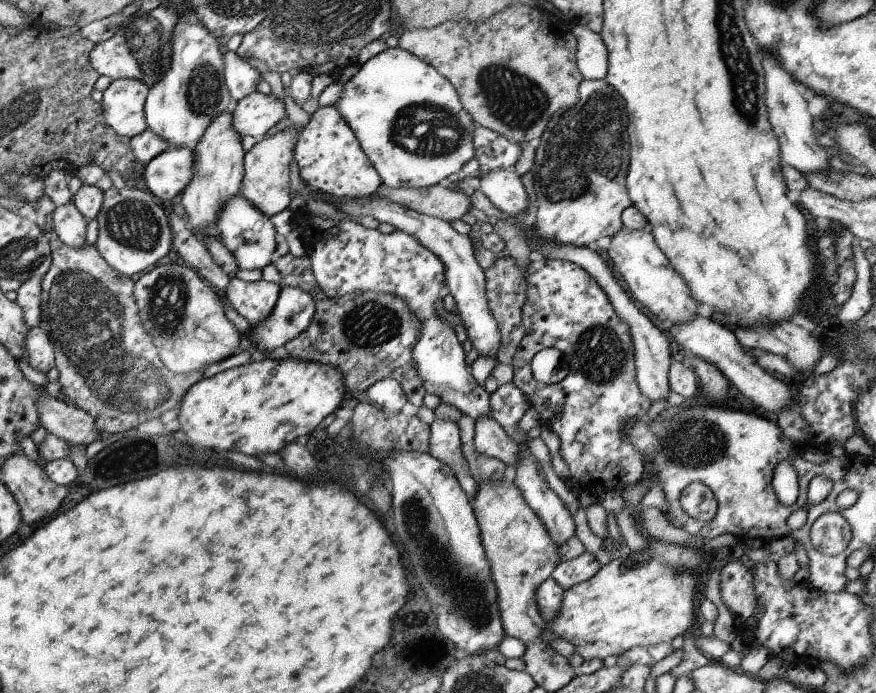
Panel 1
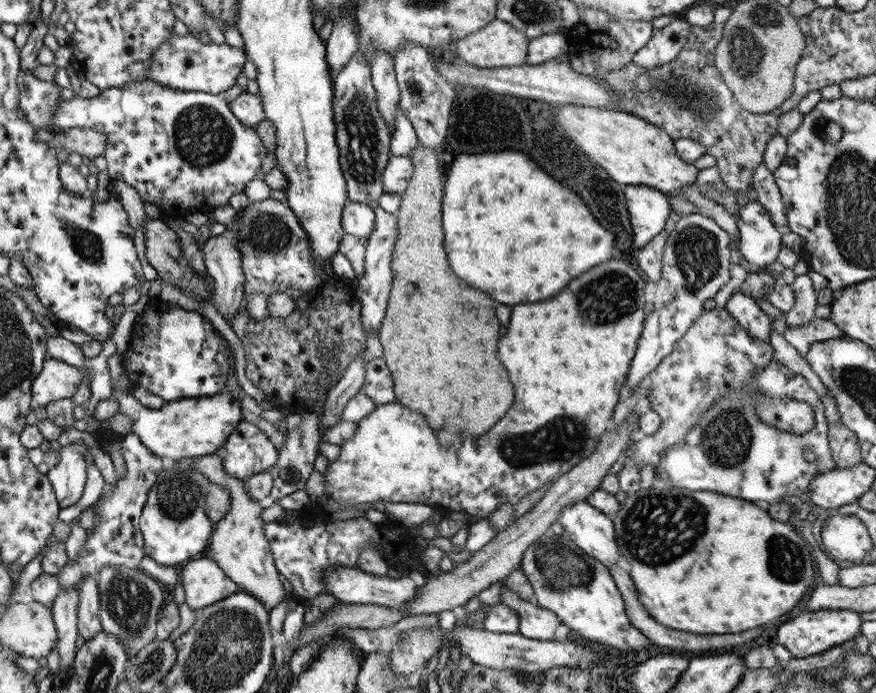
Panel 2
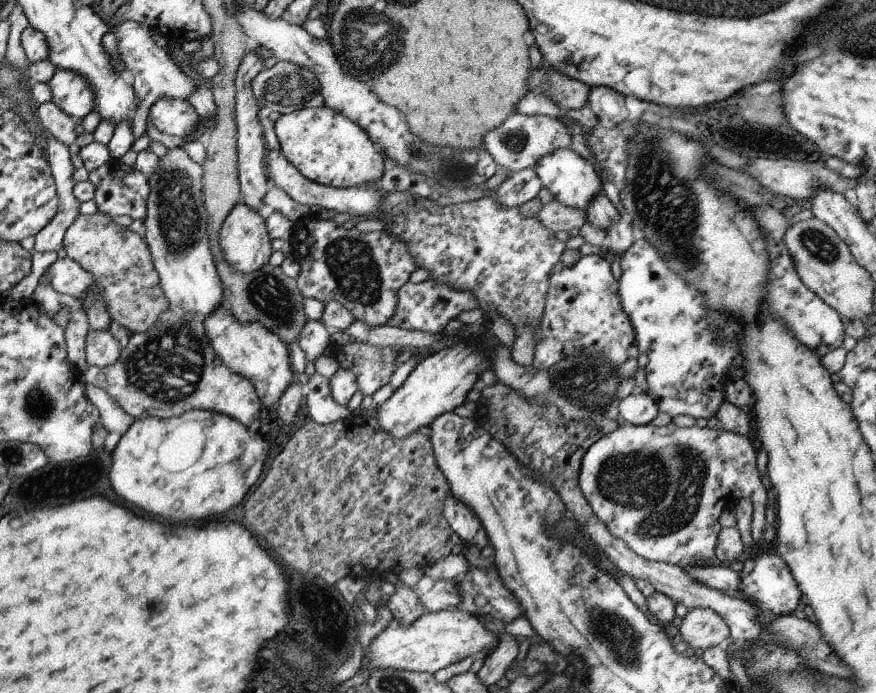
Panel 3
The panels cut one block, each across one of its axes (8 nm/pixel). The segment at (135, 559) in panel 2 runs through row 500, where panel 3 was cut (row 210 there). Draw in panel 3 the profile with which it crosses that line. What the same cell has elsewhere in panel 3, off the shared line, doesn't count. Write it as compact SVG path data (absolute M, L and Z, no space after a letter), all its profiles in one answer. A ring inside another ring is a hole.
M111 159L88 173L88 181L94 186L93 202L100 213L112 216L129 216L132 220L143 220L146 213L146 198L149 192L147 178L134 166Z

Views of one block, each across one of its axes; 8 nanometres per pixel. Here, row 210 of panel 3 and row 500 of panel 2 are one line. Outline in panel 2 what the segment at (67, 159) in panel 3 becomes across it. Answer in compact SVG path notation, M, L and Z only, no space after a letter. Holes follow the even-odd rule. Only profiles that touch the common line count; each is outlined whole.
M71 443L65 448L59 448L55 466L50 467L46 474L51 483L59 508L73 506L83 490L86 480L86 462L84 456L87 451L83 443Z

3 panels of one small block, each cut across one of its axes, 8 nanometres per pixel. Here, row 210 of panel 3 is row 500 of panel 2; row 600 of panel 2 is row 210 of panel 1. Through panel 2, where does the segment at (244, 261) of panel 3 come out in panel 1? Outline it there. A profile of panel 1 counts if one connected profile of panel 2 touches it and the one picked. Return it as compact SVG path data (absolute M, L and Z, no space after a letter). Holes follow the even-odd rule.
M289 125L281 132L275 132L271 136L264 136L261 140L257 140L253 148L243 156L243 177L240 183L241 190L238 193L247 204L251 204L251 208L257 208L263 216L271 218L288 208L290 202L288 168L299 132L299 129L291 128Z

